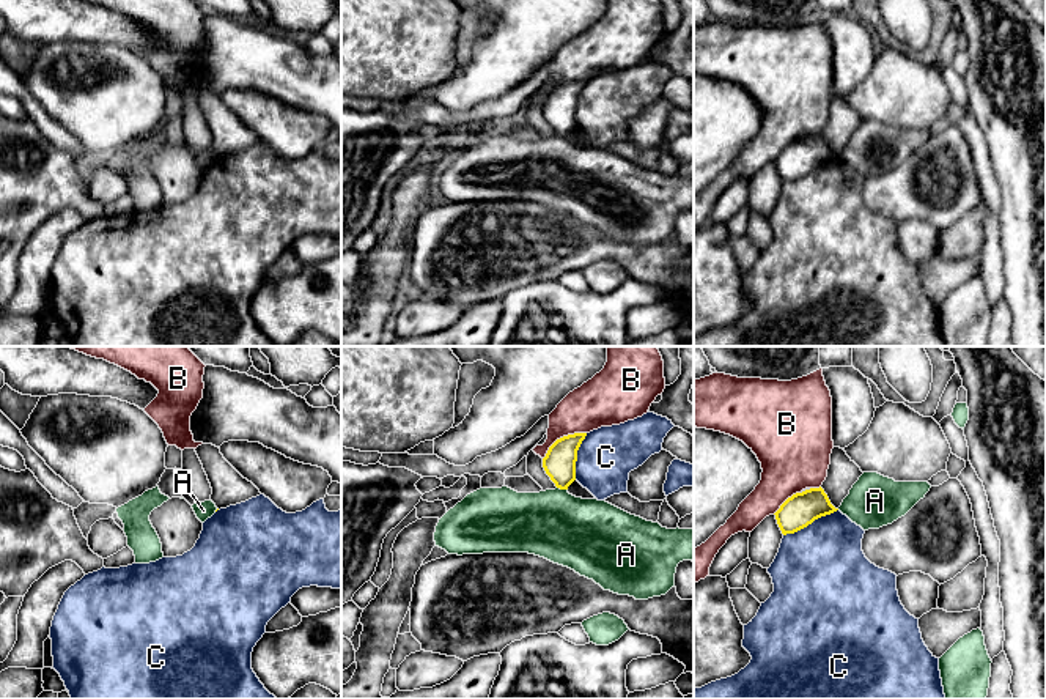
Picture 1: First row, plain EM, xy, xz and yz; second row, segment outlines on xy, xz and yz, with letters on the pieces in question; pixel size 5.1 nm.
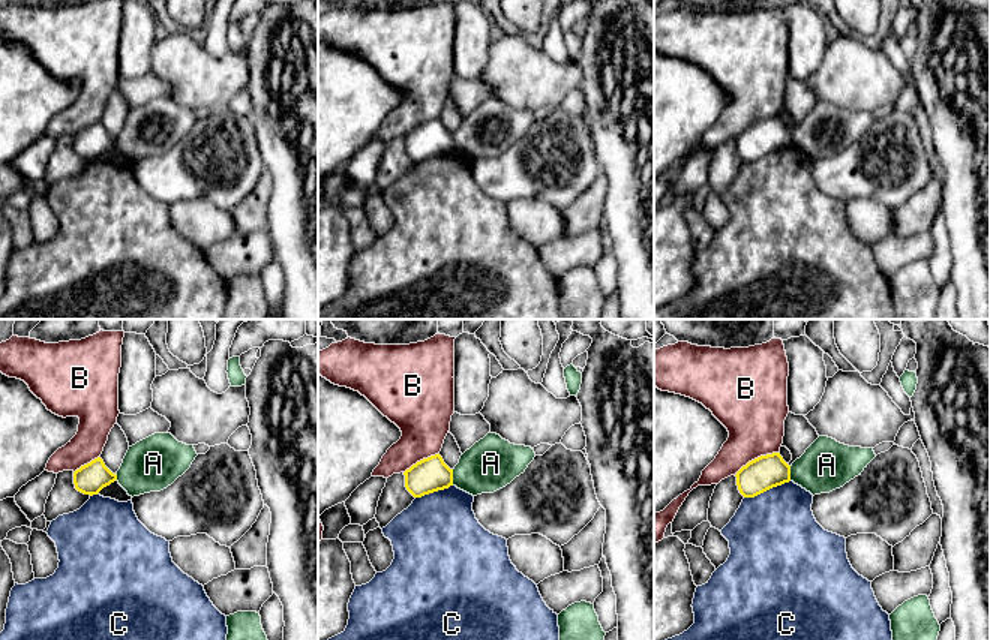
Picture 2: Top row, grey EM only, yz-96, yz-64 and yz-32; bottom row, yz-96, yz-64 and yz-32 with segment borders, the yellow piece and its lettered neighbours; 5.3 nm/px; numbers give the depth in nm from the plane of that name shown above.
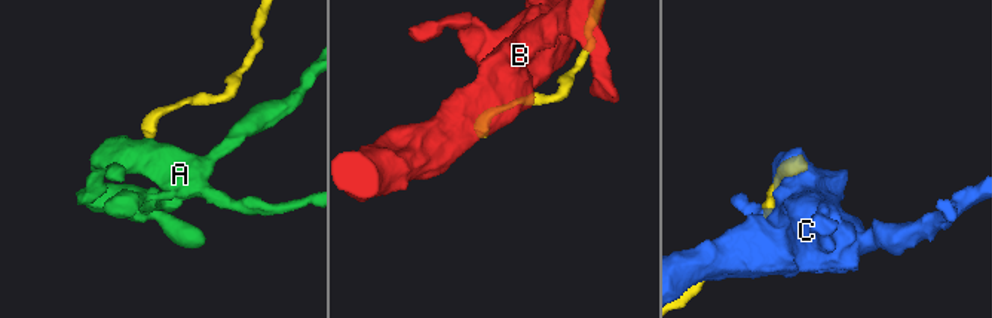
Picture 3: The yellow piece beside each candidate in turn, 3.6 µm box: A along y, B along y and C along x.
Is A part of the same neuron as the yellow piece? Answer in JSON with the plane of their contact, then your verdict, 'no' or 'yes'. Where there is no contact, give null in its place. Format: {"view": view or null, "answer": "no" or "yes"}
{"view": "xz", "answer": "no"}

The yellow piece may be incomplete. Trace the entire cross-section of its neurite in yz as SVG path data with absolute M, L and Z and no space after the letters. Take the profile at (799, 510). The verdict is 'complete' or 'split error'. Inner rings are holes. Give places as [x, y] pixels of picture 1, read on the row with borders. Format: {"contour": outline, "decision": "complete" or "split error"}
{"contour": "M810 488L788 497L774 513L783 535L794 534L815 520L837 512L824 490Z", "decision": "complete"}

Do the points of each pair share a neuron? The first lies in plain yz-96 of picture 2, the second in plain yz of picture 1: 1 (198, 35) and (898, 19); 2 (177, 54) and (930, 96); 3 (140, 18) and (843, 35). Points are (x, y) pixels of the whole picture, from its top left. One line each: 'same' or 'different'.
1: different
2: same
3: same

